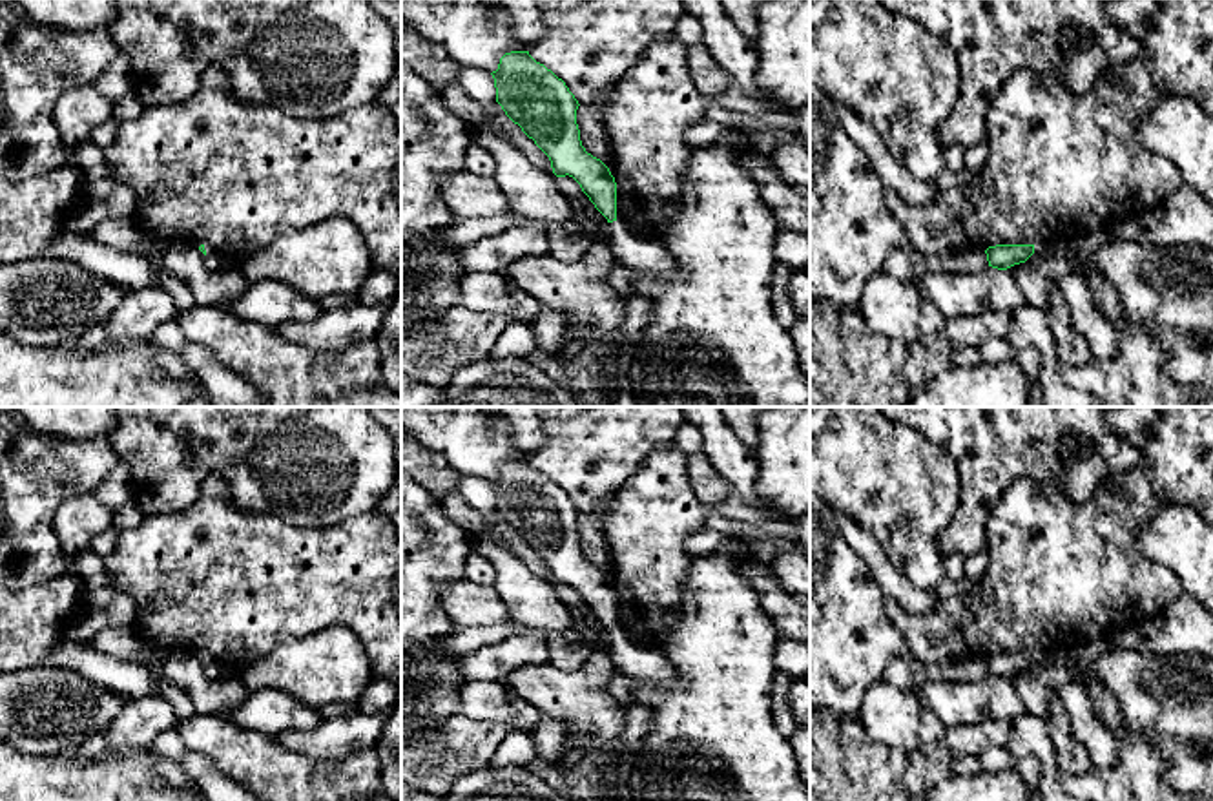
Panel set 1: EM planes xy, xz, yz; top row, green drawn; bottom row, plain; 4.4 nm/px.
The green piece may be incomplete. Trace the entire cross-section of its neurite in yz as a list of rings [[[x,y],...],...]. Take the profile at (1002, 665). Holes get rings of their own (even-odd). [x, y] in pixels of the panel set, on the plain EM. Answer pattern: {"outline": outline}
{"outline": [[[1040,651],[1040,653],[996,653],[985,659],[989,675],[1007,679],[1014,673],[1025,671],[1034,661],[1060,666],[1065,651]]]}

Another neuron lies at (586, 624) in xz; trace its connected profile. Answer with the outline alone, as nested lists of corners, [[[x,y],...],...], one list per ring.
[[[565,584],[556,586],[560,600],[569,608],[573,624],[571,628],[593,648],[609,650],[609,629],[595,617],[589,606],[582,600],[580,593]]]

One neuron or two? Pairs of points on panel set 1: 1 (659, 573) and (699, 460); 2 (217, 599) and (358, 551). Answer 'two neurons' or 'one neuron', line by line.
1: two neurons
2: one neuron

